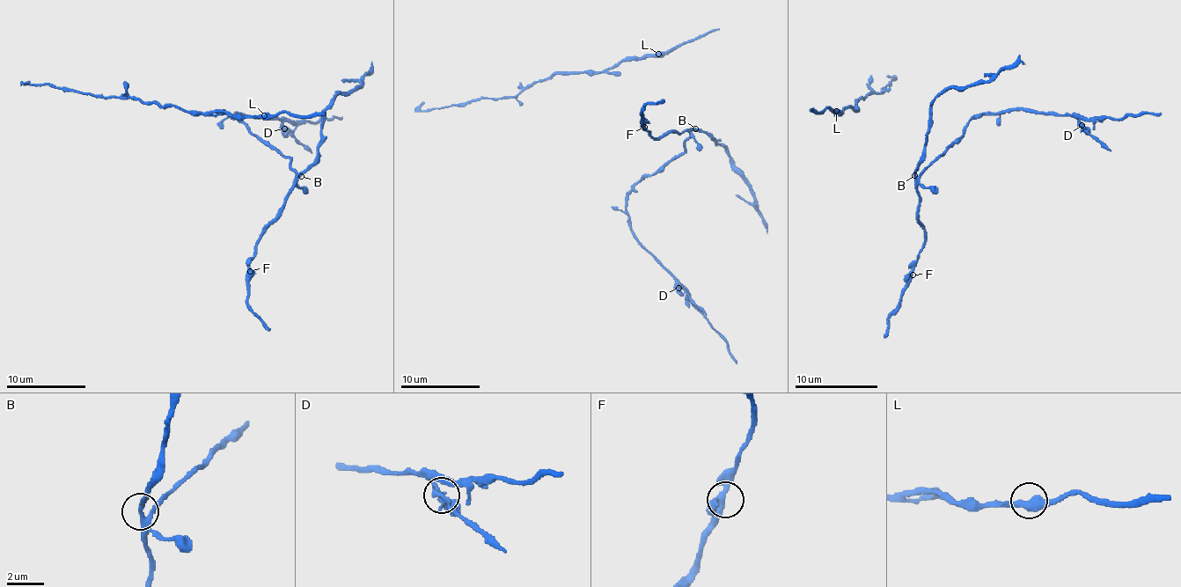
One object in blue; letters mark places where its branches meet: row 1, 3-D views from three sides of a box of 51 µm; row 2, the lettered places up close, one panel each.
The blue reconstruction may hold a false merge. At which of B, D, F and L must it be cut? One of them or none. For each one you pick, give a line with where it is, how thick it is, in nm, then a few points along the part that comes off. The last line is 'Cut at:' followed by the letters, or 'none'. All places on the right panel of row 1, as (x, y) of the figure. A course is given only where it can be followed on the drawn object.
D: Place: (1081, 125). Thickness 360 nm. Course of the part to remove: (1082, 126), (1111, 150)
Cut at: D

